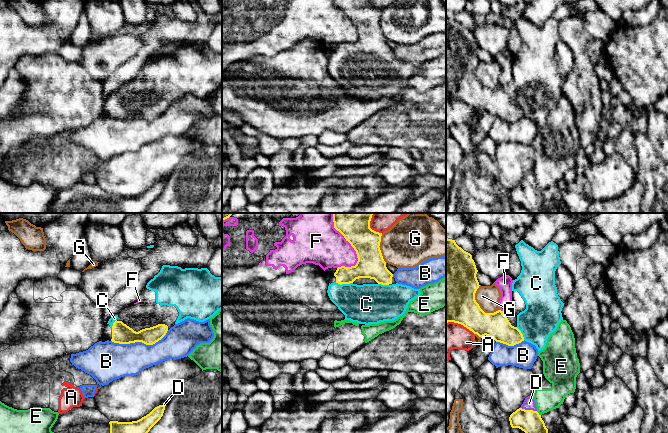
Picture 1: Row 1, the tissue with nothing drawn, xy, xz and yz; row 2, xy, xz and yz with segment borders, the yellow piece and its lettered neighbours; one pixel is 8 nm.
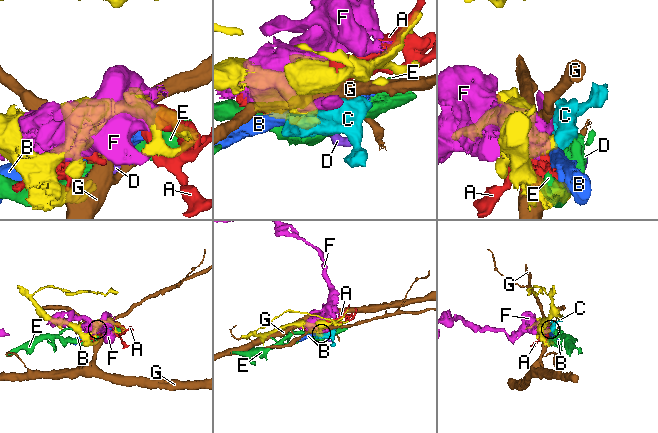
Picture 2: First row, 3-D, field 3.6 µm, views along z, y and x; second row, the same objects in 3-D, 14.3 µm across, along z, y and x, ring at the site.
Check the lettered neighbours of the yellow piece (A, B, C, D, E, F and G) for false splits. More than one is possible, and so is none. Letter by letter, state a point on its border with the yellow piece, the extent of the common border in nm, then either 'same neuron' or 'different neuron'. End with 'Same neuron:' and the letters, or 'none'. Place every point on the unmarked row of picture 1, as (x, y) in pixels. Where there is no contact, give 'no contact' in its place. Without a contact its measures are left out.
A: xz (373, 6) | 130 nm | different neuron
B: xy (140, 117) | 480 nm | different neuron
C: xz (344, 59) | 140 nm | same neuron
D: yz (528, 186) | 140 nm | same neuron
E: yz (538, 189) | 50 nm | different neuron
F: xz (351, 21) | 380 nm | different neuron
G: yz (478, 81) | 260 nm | different neuron
Same neuron: C, D

